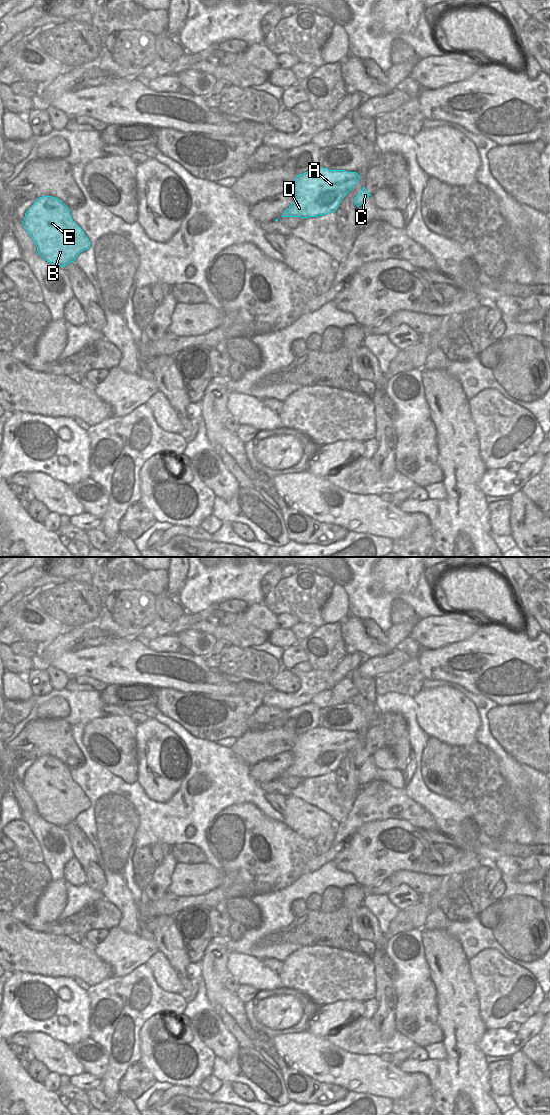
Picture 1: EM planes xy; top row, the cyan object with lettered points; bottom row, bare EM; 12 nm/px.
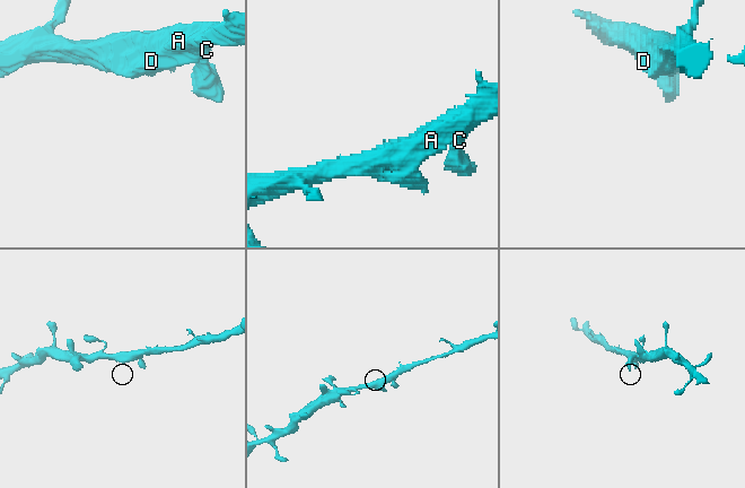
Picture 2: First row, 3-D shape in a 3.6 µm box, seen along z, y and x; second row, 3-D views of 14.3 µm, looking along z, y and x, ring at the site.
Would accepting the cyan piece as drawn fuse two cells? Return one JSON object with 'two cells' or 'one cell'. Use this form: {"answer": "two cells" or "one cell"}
{"answer": "one cell"}

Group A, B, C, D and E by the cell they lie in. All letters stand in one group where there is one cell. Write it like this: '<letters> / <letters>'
A B C D E

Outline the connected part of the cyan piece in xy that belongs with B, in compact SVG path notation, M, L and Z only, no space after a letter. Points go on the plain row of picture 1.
M42 756L26 771L22 781L38 814L47 822L65 827L90 808L90 801L73 781L70 769L59 759Z

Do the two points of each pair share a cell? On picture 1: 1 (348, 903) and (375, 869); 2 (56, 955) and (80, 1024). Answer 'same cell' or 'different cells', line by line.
1: different cells
2: different cells

